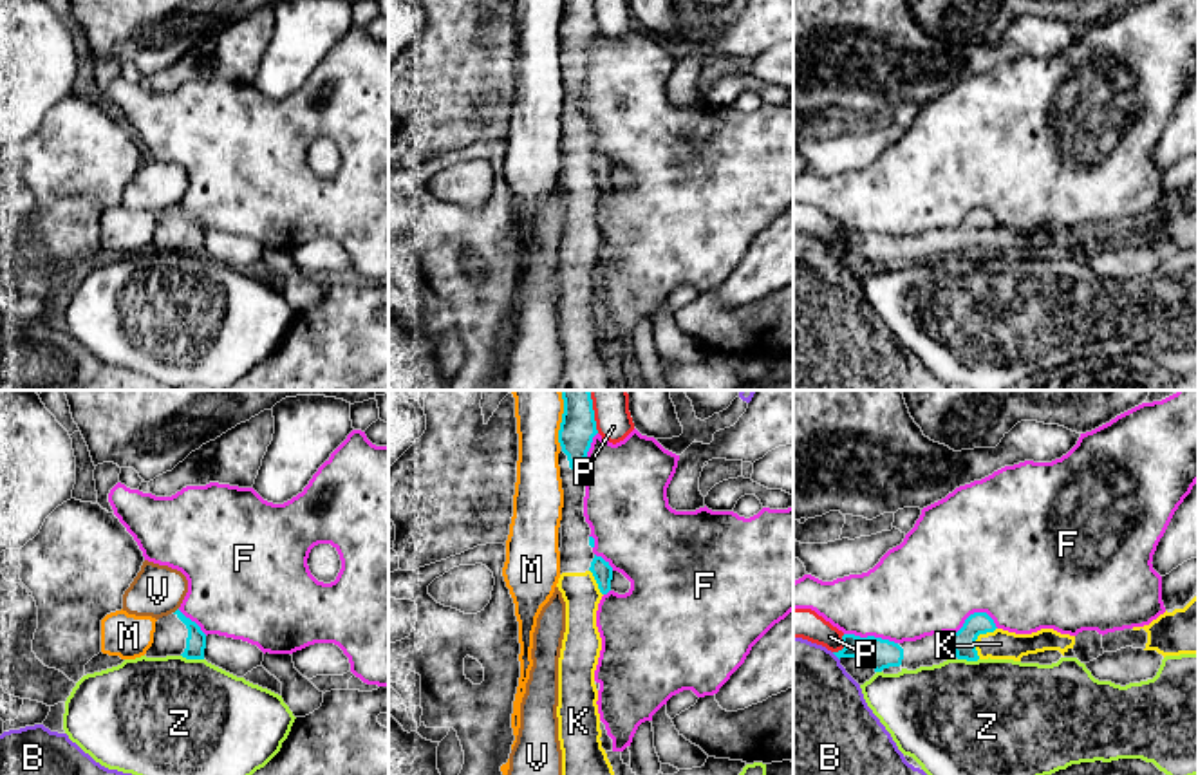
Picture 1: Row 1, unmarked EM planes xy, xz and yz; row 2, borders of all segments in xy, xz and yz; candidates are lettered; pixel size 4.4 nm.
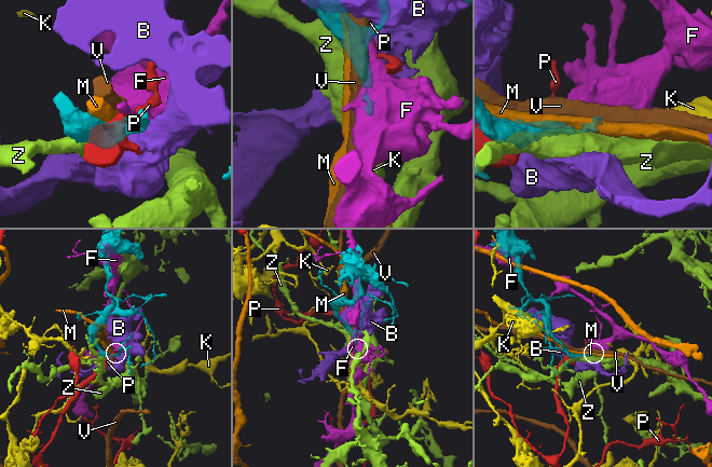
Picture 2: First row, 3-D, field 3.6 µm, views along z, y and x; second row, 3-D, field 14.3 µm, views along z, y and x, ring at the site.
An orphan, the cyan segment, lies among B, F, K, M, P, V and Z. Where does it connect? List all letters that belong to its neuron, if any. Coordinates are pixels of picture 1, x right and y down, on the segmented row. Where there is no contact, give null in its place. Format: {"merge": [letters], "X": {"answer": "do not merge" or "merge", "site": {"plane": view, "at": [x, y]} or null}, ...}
{"merge": ["K"], "B": {"answer": "do not merge", "site": {"plane": "yz", "at": [835, 654]}}, "F": {"answer": "do not merge", "site": {"plane": "yz", "at": [969, 616]}}, "K": {"answer": "merge", "site": {"plane": "yz", "at": [976, 638]}}, "M": {"answer": "do not merge", "site": {"plane": "xz", "at": [562, 418]}}, "P": {"answer": "do not merge", "site": {"plane": "yz", "at": [844, 645]}}, "V": {"answer": "do not merge", "site": {"plane": "xy", "at": [176, 611]}}, "Z": {"answer": "do not merge", "site": {"plane": "xy", "at": [192, 658]}}}

